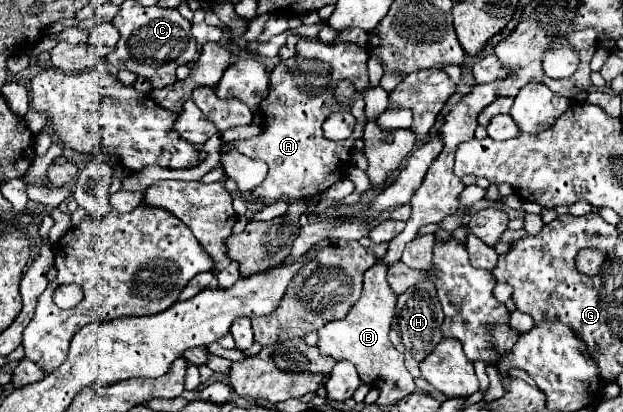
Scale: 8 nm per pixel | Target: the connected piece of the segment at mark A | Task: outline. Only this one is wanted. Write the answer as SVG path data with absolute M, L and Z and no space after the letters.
M303 36L295 52L295 68L285 70L279 62L269 76L269 94L261 102L265 128L251 140L229 142L225 148L235 148L249 158L259 158L269 166L269 174L253 196L261 198L265 206L279 202L283 196L287 202L311 198L325 192L331 184L343 178L349 160L353 140L331 142L323 136L321 124L331 110L345 108L333 100L333 88L337 80L355 80L355 86L365 90L369 86L367 76L367 50L361 50L351 42L323 42L319 38Z

